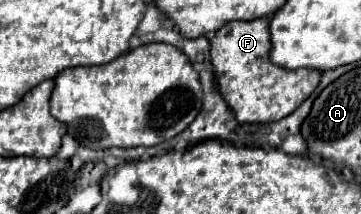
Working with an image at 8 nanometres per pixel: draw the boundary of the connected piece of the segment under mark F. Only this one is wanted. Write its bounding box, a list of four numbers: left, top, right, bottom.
[210,19,320,123]

